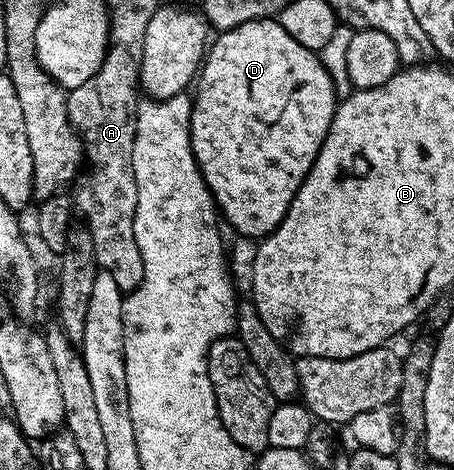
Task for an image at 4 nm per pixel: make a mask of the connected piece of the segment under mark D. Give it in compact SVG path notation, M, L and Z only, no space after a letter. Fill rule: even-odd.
M259 18L246 24L238 24L238 28L217 33L214 41L209 45L204 61L198 71L198 81L195 83L194 97L192 98L192 115L190 116L190 144L194 152L194 160L202 172L208 191L212 194L212 200L216 209L233 226L234 229L248 240L263 240L272 234L278 224L286 216L298 188L306 180L318 152L322 148L322 140L326 140L326 132L334 120L334 112L338 105L338 99L334 92L334 84L326 72L326 68L320 62L320 55L315 50L308 50L286 28L280 26L279 21L272 18Z

